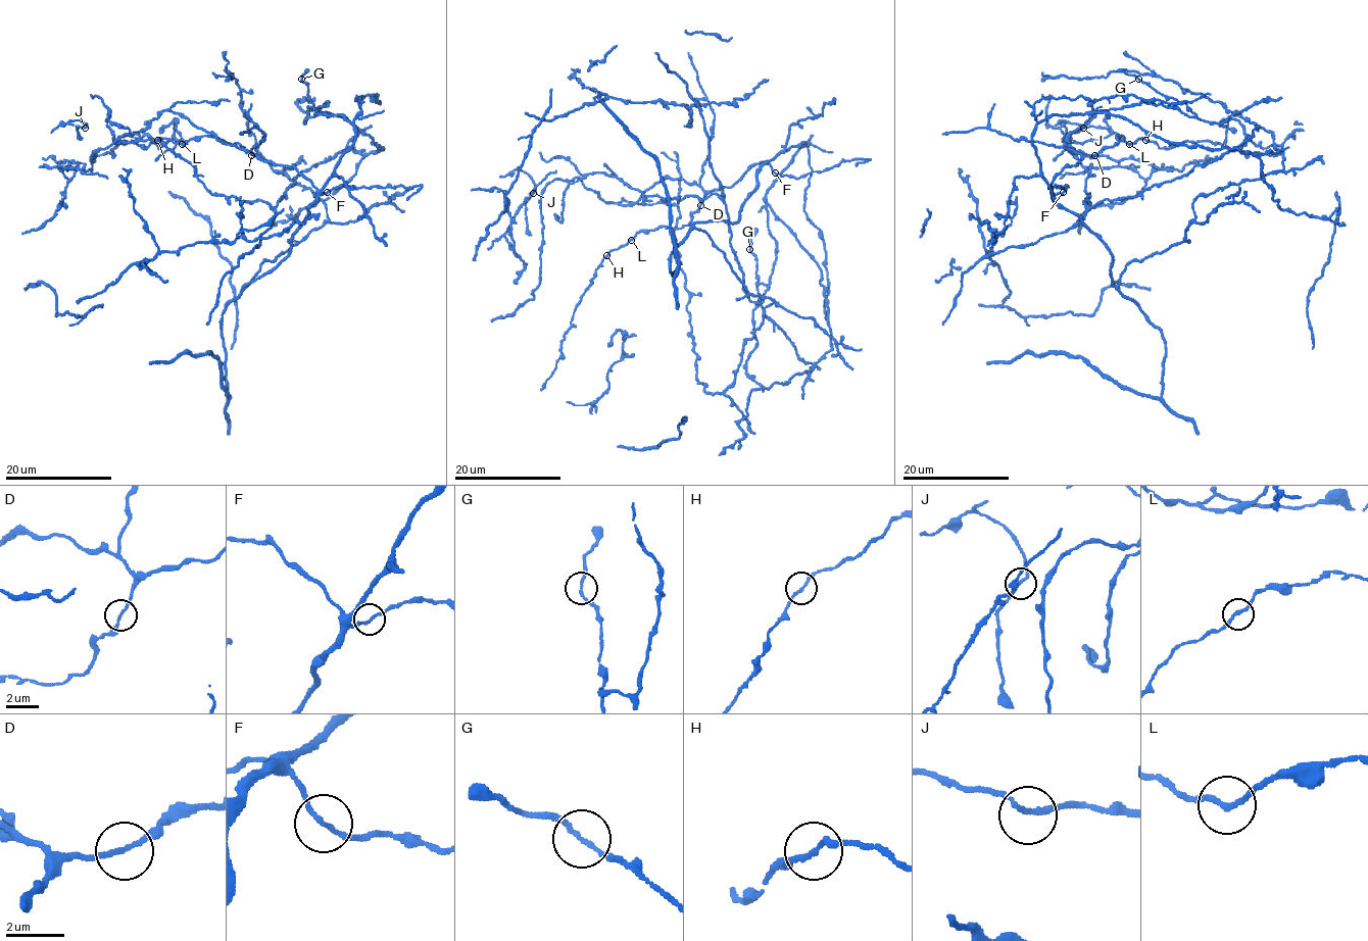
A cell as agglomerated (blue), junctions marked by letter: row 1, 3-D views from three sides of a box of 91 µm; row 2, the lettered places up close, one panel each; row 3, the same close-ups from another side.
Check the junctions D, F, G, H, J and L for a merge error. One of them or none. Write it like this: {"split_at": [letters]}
{"split_at": []}

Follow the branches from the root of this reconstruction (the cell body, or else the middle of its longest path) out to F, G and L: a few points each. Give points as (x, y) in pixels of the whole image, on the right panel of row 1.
F: (1072, 148), (1081, 157), (1076, 165), (1067, 165), (1051, 186), (1055, 193), (1063, 192)
G: (1072, 148), (1081, 157), (1051, 190), (1032, 143), (1044, 118), (1141, 102), (1194, 116), (1139, 79)
L: (1072, 148), (1083, 156), (1092, 156), (1118, 144), (1118, 136), (1129, 144)

